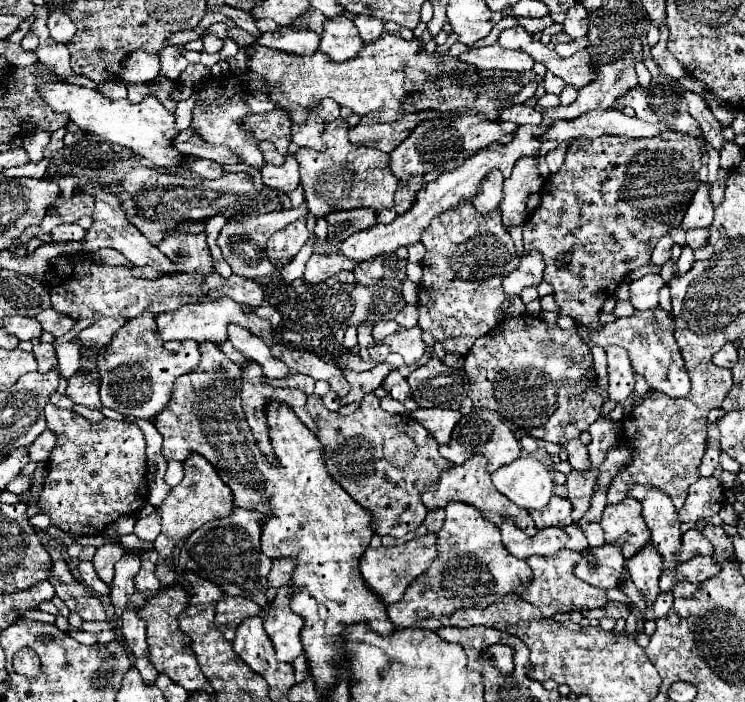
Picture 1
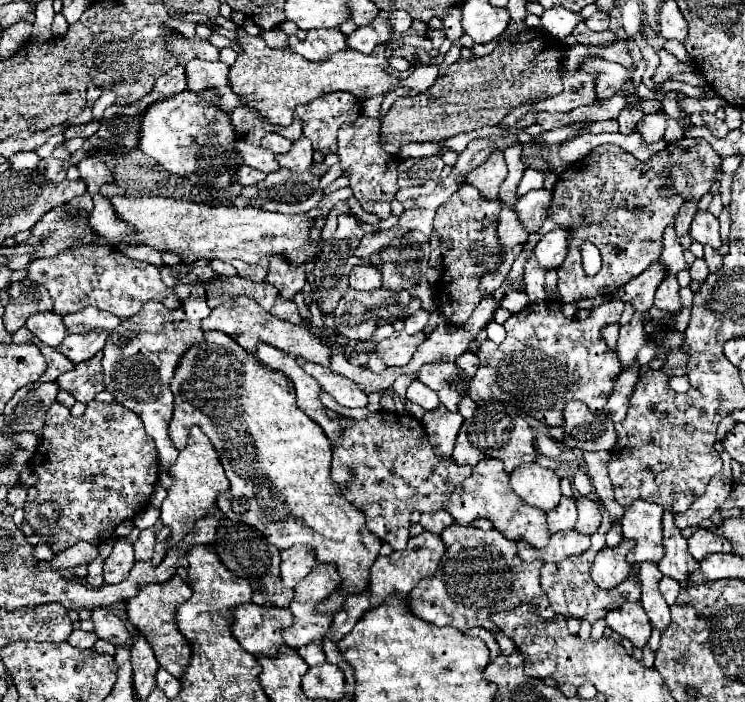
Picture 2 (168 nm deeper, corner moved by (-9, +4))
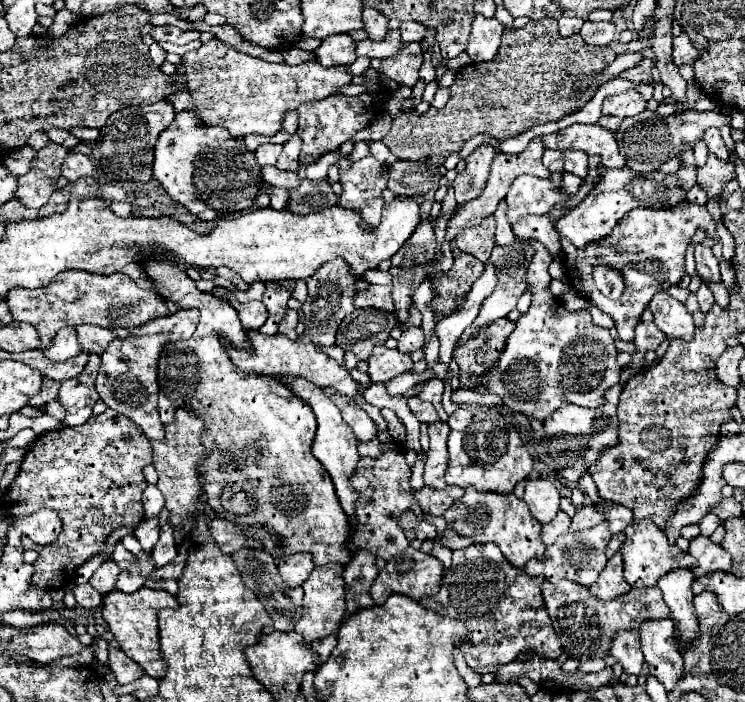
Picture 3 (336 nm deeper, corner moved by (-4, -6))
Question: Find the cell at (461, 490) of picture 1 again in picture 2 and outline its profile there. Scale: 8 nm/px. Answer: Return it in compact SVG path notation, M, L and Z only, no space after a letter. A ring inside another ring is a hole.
M493 458L481 460L473 468L473 474L465 482L461 482L461 486L457 486L453 490L453 494L449 496L449 500L445 502L443 508L461 526L471 524L477 518L487 518L487 520L493 522L493 526L505 538L525 540L535 548L543 548L549 542L549 536L551 536L549 530L547 530L545 512L541 512L539 508L529 506L527 502L521 502L521 498L517 498L517 494L509 486L509 474L503 470L503 464L499 460L493 460Z

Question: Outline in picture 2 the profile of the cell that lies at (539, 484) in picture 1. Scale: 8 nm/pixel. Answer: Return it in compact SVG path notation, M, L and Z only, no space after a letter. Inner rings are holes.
M537 462L523 464L509 474L511 488L519 498L539 510L553 510L559 504L561 488L559 478L553 470L539 466Z

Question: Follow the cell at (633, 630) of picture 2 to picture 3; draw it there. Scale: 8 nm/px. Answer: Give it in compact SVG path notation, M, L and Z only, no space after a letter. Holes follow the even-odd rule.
M618 632L616 640L612 642L612 656L622 664L626 674L640 676L644 666L644 656L640 650L640 632Z

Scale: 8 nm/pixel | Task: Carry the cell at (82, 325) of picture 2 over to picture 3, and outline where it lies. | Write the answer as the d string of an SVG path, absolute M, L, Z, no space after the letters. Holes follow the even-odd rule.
M84 324L84 326L76 328L76 332L78 332L78 340L80 340L84 352L88 352L88 354L98 354L98 356L102 356L104 350L108 348L108 344L118 338L112 330L104 330L104 328L100 328L100 326L92 328L92 326L86 326L86 324Z

